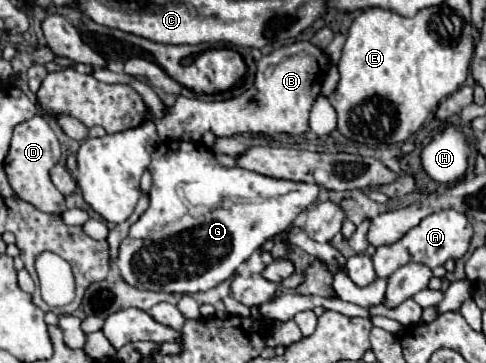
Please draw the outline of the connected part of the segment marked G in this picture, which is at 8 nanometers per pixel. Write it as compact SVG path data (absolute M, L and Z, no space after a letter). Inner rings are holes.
M164 141L152 155L148 167L152 173L150 187L150 207L146 213L130 225L128 237L120 243L116 265L122 279L136 287L148 291L166 291L166 293L196 293L208 291L218 283L226 281L236 273L236 269L270 237L284 233L292 221L316 201L320 187L316 183L294 183L270 179L242 167L220 167L214 159L210 147L204 147L198 141ZM198 183L218 183L216 187L198 189ZM232 191L238 191L238 199L232 197ZM190 205L204 205L206 211L192 215Z

